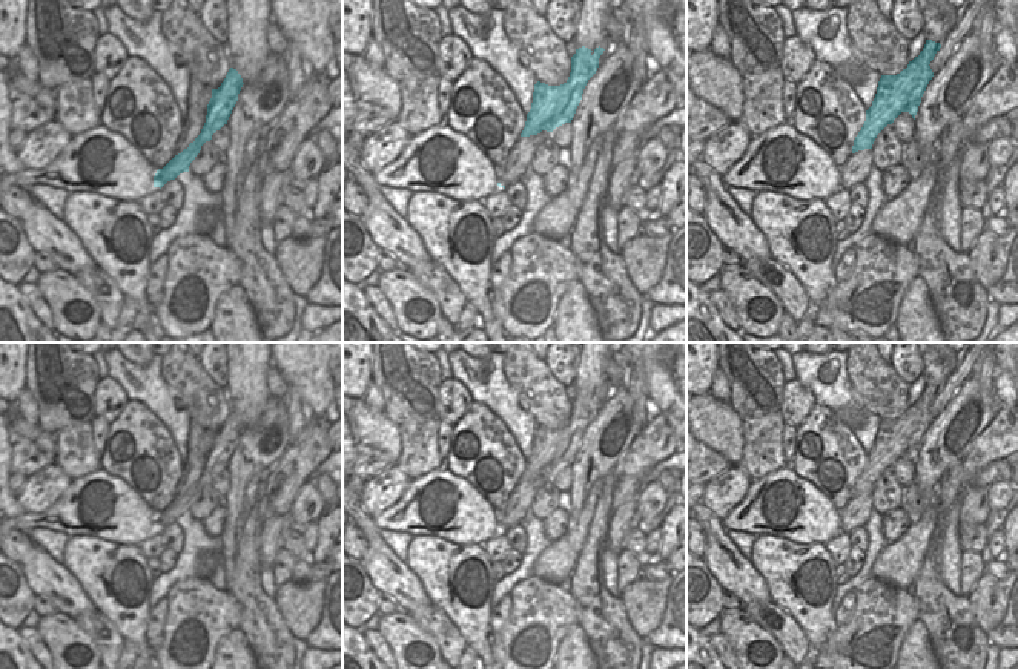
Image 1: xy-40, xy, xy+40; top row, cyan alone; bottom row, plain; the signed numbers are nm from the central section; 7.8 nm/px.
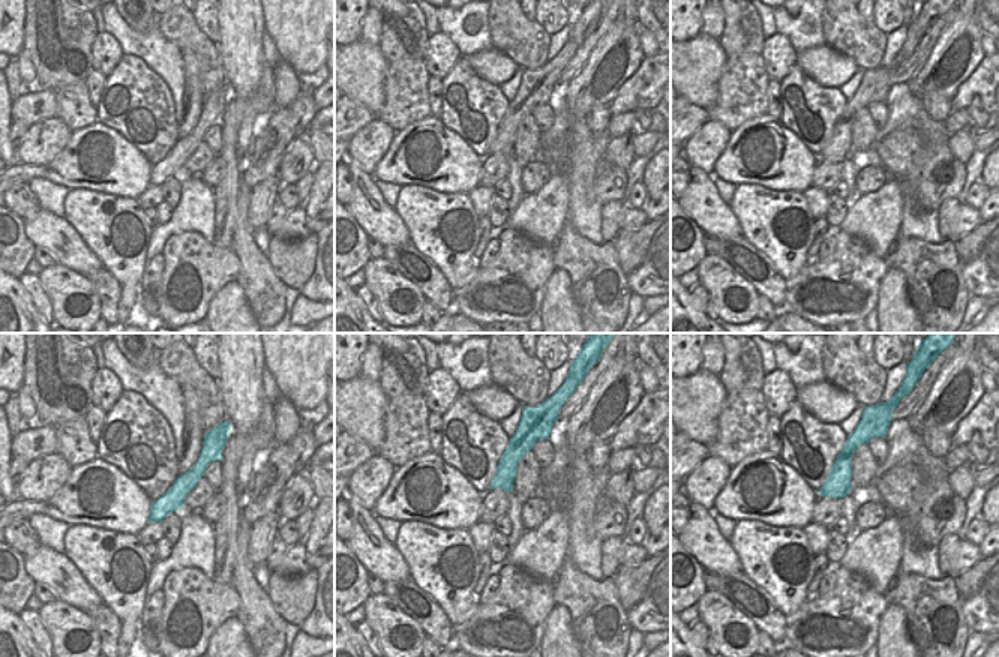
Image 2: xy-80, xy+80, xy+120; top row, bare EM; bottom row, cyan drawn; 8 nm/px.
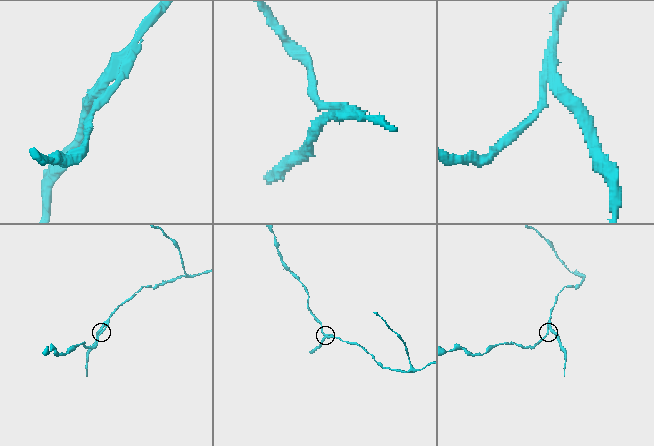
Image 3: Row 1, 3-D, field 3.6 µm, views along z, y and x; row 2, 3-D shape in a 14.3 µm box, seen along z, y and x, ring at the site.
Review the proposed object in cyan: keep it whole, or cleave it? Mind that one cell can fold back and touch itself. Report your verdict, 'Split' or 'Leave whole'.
Split

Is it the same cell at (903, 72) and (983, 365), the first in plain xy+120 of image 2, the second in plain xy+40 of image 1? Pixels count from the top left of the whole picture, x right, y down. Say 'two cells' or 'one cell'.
two cells

